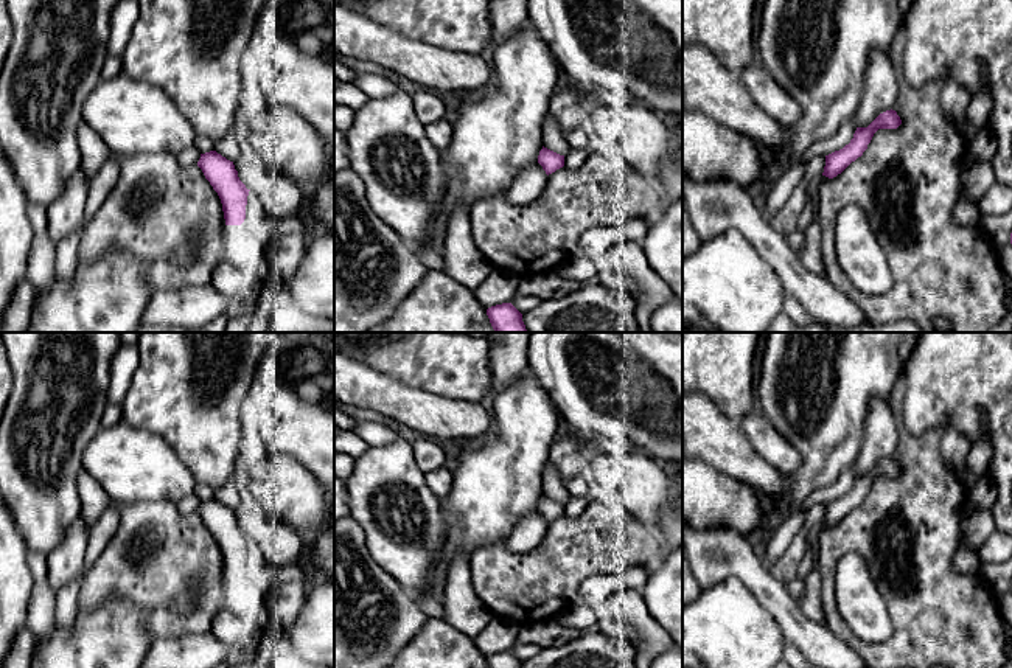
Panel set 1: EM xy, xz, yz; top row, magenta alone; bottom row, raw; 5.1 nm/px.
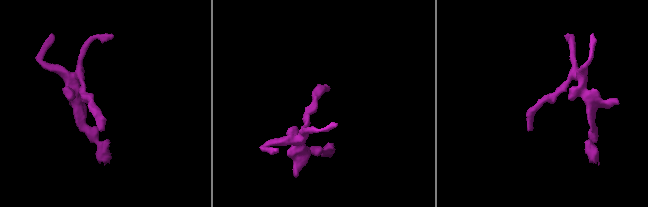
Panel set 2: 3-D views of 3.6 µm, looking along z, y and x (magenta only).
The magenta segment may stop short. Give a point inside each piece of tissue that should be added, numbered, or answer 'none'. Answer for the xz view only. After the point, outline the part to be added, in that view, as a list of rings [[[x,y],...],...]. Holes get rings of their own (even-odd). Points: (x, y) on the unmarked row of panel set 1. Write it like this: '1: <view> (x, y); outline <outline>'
none

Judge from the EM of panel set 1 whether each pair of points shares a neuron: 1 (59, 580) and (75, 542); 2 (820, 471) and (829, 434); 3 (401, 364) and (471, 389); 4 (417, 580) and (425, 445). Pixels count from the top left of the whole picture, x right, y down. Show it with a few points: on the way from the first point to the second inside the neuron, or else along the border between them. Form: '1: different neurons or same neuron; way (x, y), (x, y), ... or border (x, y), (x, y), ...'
1: same neuron; way (62, 570), (70, 552)
2: same neuron; way (823, 462), (827, 443)
3: same neuron; way (418, 367), (450, 367), (454, 372)
4: different neurons; border (411, 445), (414, 460), (425, 474)

